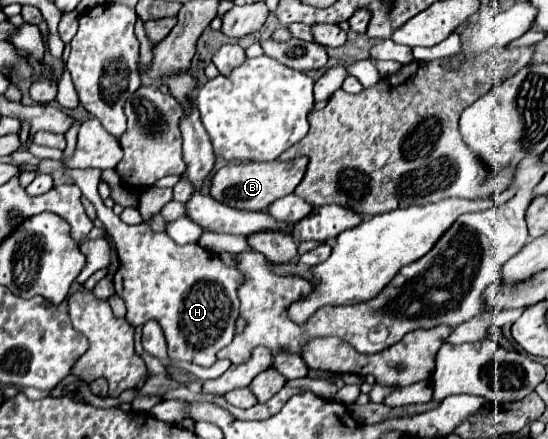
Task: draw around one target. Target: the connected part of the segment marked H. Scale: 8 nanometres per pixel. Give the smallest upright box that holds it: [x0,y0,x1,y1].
[65,169,243,367]

